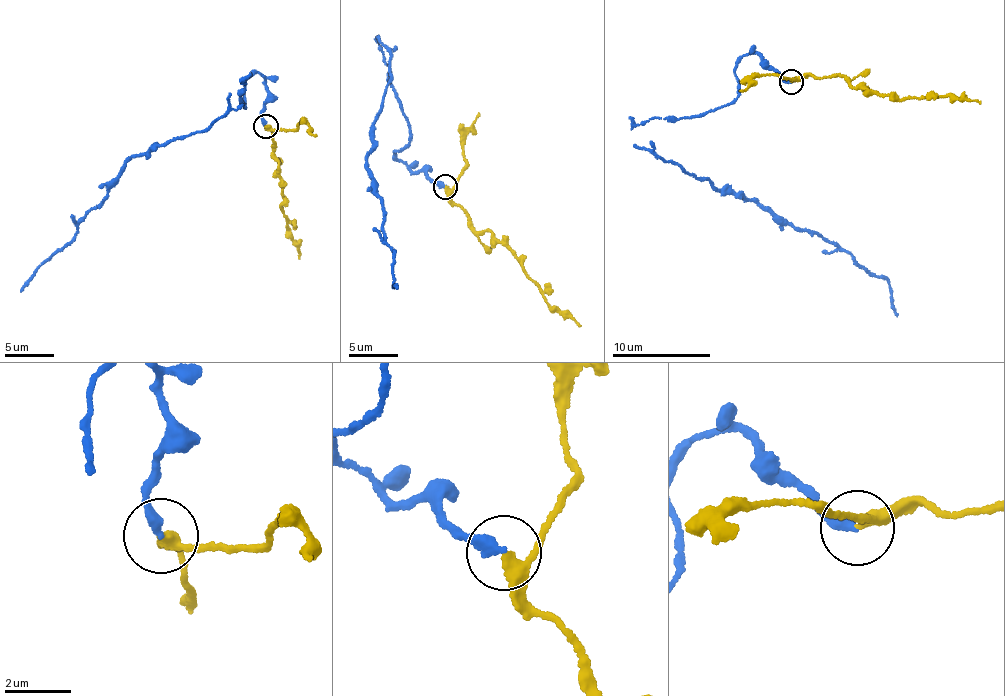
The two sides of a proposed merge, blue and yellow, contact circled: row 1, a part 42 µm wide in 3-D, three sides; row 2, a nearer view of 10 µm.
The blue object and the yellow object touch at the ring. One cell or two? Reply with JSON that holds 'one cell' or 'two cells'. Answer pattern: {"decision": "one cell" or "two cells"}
{"decision": "one cell"}

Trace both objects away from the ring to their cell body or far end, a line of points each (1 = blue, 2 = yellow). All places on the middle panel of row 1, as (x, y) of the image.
1: (445, 185), (397, 160), (394, 152), (410, 140), (375, 37), (388, 48), (390, 83), (368, 171), (397, 287)
2: (445, 185), (472, 230), (484, 230), (512, 250), (553, 308), (582, 326)

